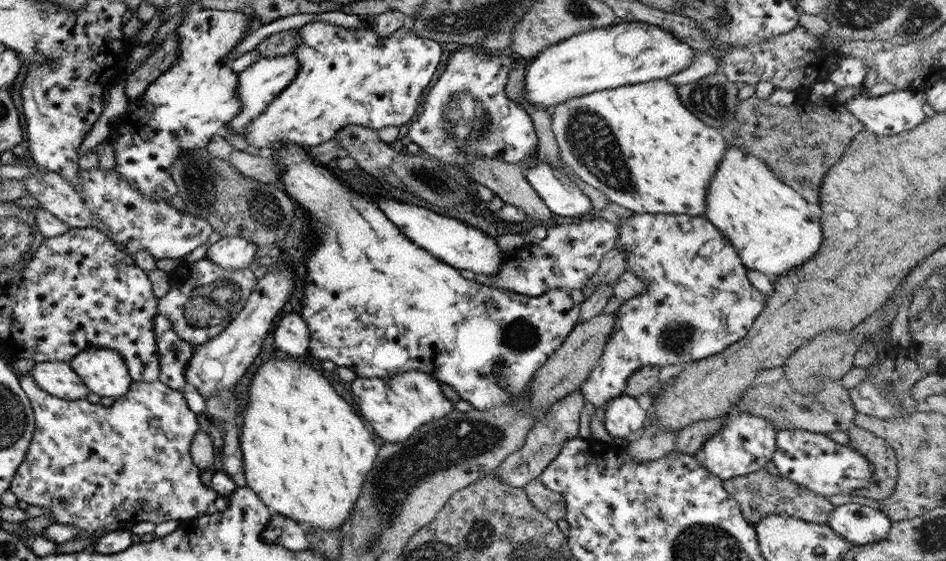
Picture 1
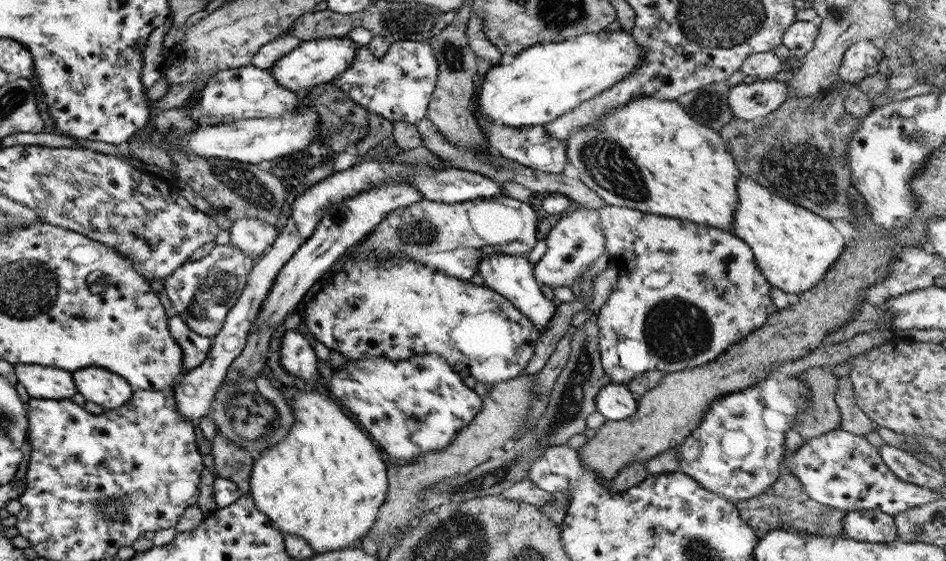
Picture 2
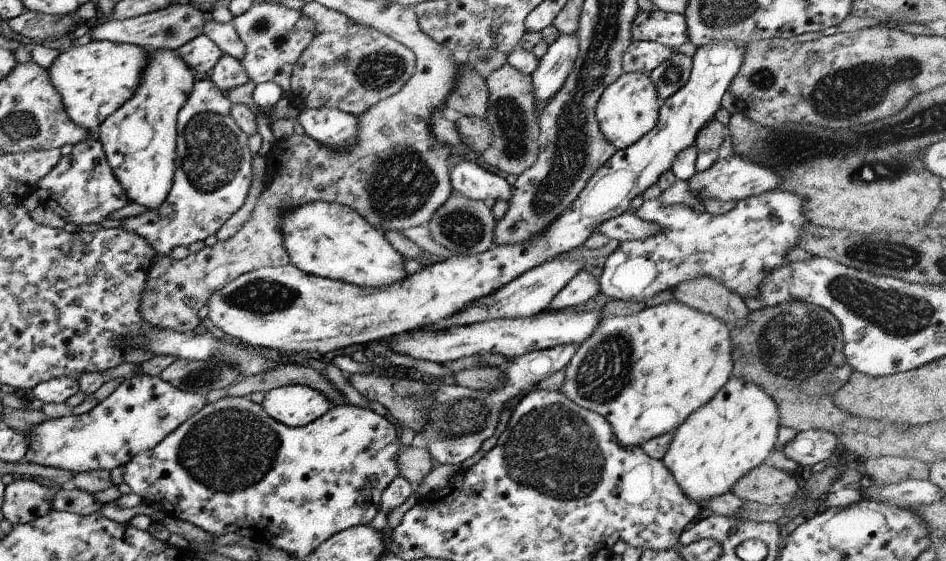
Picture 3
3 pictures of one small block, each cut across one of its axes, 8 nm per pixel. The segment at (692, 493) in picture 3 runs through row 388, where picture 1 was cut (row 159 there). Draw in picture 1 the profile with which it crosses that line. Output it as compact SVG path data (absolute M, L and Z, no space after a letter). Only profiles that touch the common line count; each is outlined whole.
M727 145L709 182L703 216L728 240L741 264L768 278L777 278L813 258L821 248L819 205L808 203L780 182L767 165Z

